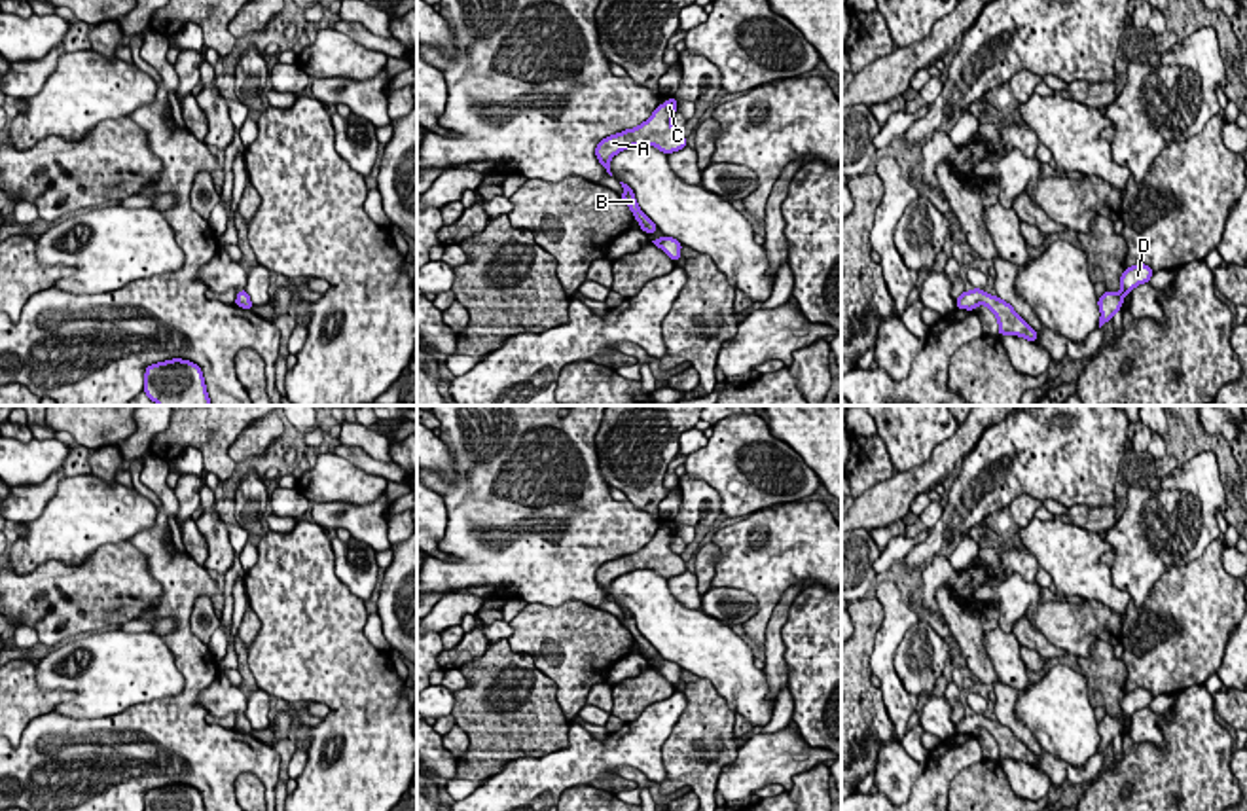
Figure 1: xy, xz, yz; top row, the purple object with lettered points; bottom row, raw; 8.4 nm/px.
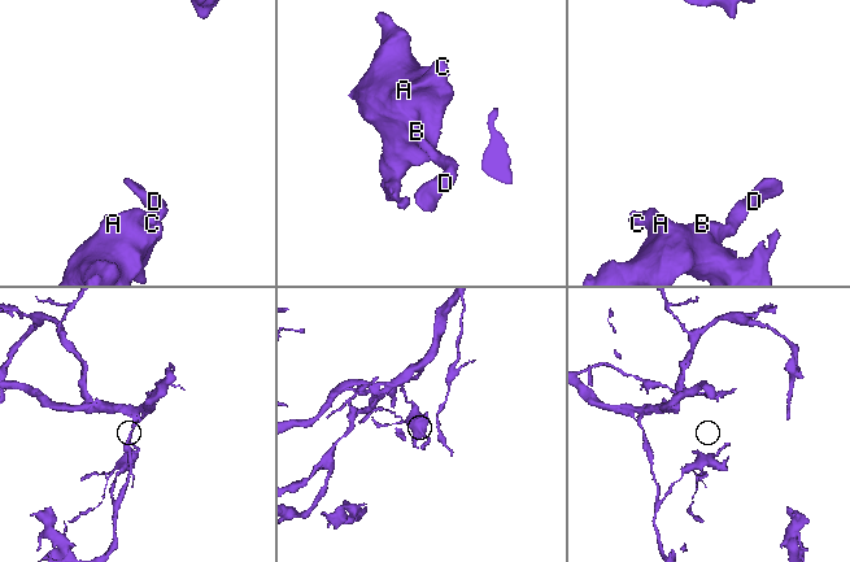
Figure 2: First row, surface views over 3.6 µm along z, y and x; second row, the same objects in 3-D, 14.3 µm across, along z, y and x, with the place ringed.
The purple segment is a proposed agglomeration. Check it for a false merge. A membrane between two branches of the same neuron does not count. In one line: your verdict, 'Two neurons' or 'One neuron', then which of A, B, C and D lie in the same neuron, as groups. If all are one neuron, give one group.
One neuron. Groups: A B C D

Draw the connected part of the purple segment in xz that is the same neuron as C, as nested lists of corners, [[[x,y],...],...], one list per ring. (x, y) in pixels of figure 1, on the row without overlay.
[[[669,521],[669,525],[660,529],[654,538],[639,551],[622,555],[601,565],[595,572],[595,580],[605,595],[612,601],[610,584],[631,570],[650,568],[661,574],[665,580],[686,572],[686,563],[671,550],[677,529],[677,523]]]

